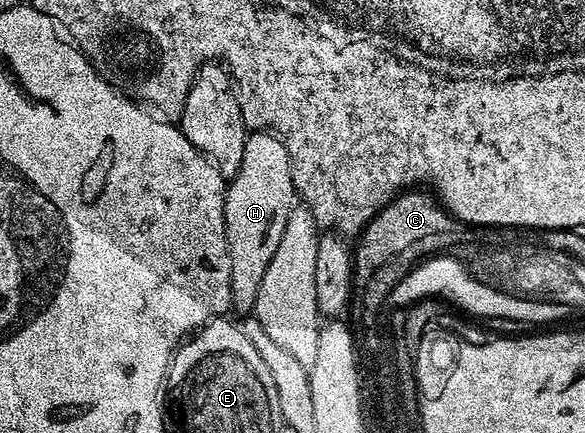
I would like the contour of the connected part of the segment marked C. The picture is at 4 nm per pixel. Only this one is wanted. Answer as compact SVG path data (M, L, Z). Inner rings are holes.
M420 188L405 190L390 204L386 204L380 211L364 225L354 242L352 253L352 280L357 287L363 287L371 278L377 277L385 268L387 262L396 257L407 255L412 247L416 246L442 246L446 252L451 251L450 242L454 248L461 245L464 238L465 223L458 221L448 213L431 193Z

